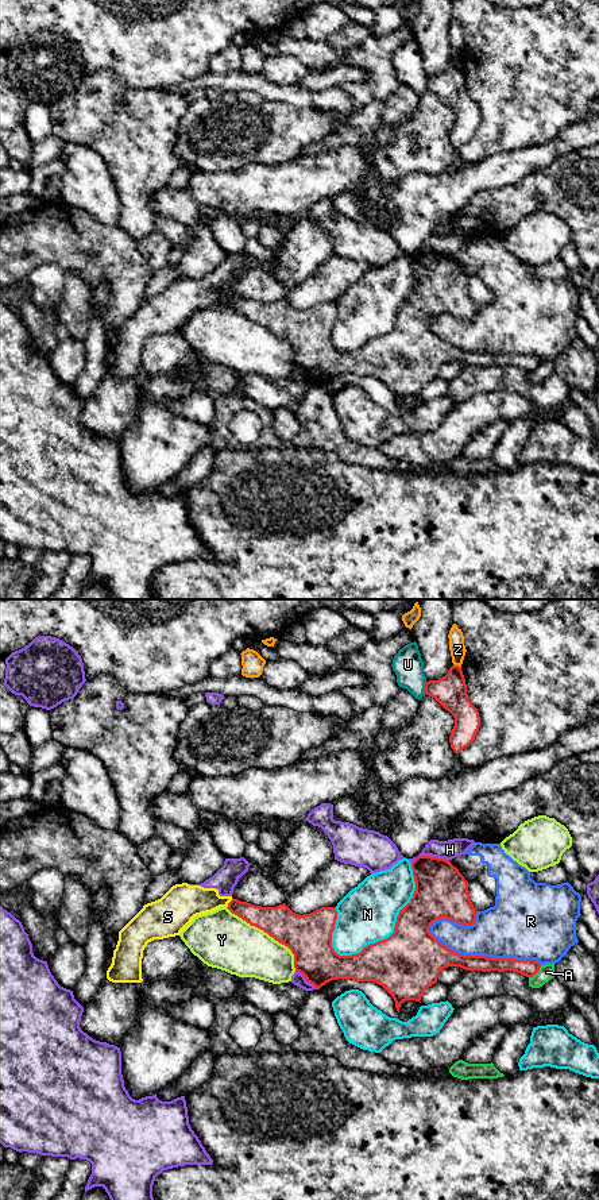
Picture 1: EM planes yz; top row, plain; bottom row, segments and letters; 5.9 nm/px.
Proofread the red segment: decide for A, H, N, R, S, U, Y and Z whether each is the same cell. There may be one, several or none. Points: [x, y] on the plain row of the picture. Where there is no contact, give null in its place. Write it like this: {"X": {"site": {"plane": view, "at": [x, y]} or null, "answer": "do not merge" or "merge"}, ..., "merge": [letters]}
{"A": {"site": {"plane": "yz", "at": [536, 367]}, "answer": "do not merge"}, "H": {"site": {"plane": "yz", "at": [429, 251]}, "answer": "do not merge"}, "N": {"site": {"plane": "yz", "at": [395, 321]}, "answer": "do not merge"}, "R": {"site": {"plane": "yz", "at": [485, 351]}, "answer": "do not merge"}, "S": {"site": {"plane": "yz", "at": [228, 298]}, "answer": "do not merge"}, "U": {"site": {"plane": "yz", "at": [425, 83]}, "answer": "do not merge"}, "Y": {"site": {"plane": "yz", "at": [267, 328]}, "answer": "do not merge"}, "Z": {"site": {"plane": "yz", "at": [458, 61]}, "answer": "do not merge"}, "merge": []}

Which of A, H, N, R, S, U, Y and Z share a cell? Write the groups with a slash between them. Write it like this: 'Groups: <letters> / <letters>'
Groups: A / H S / N / R / U / Y / Z

